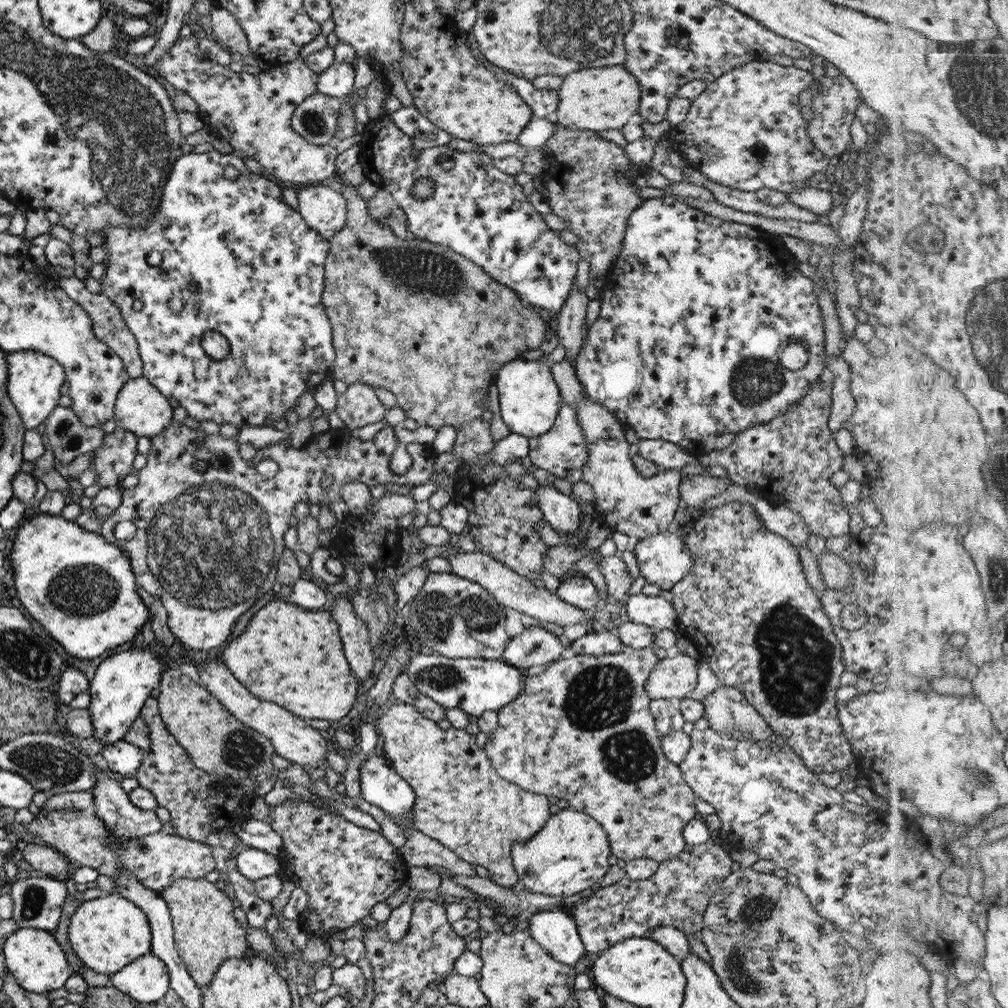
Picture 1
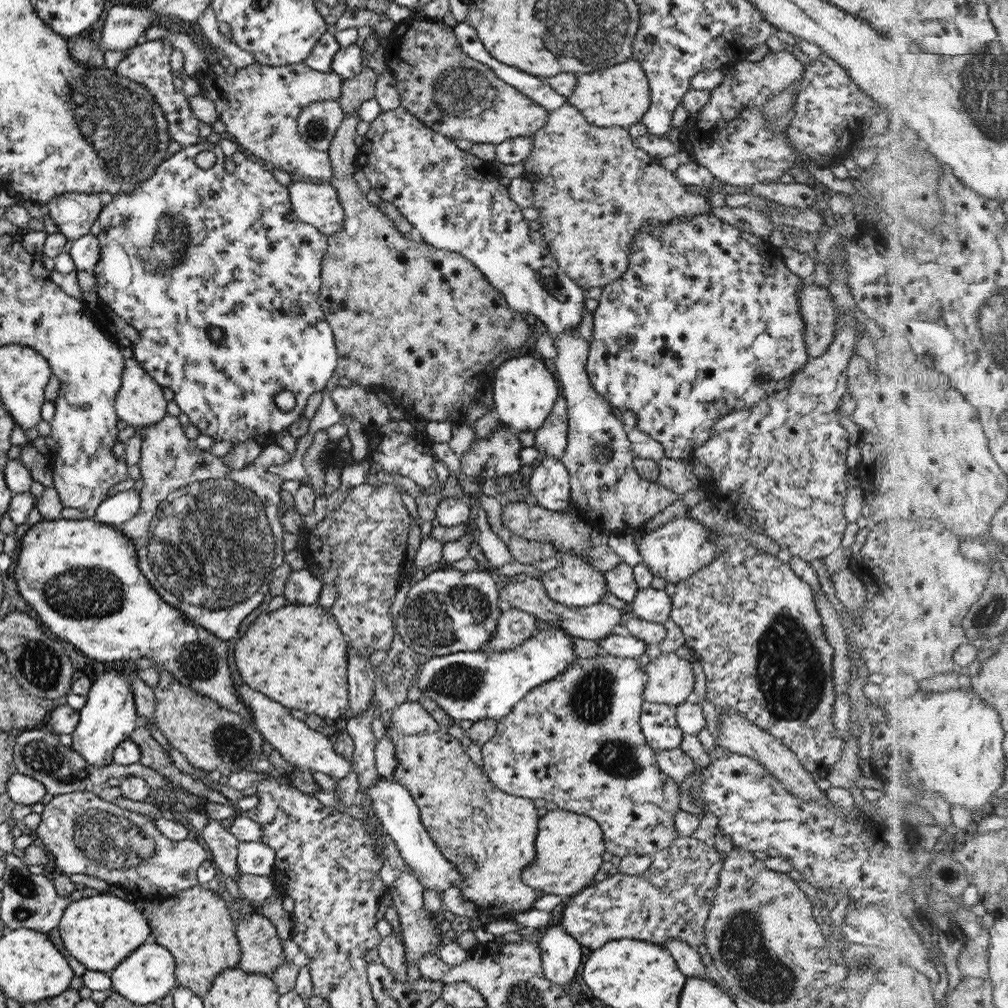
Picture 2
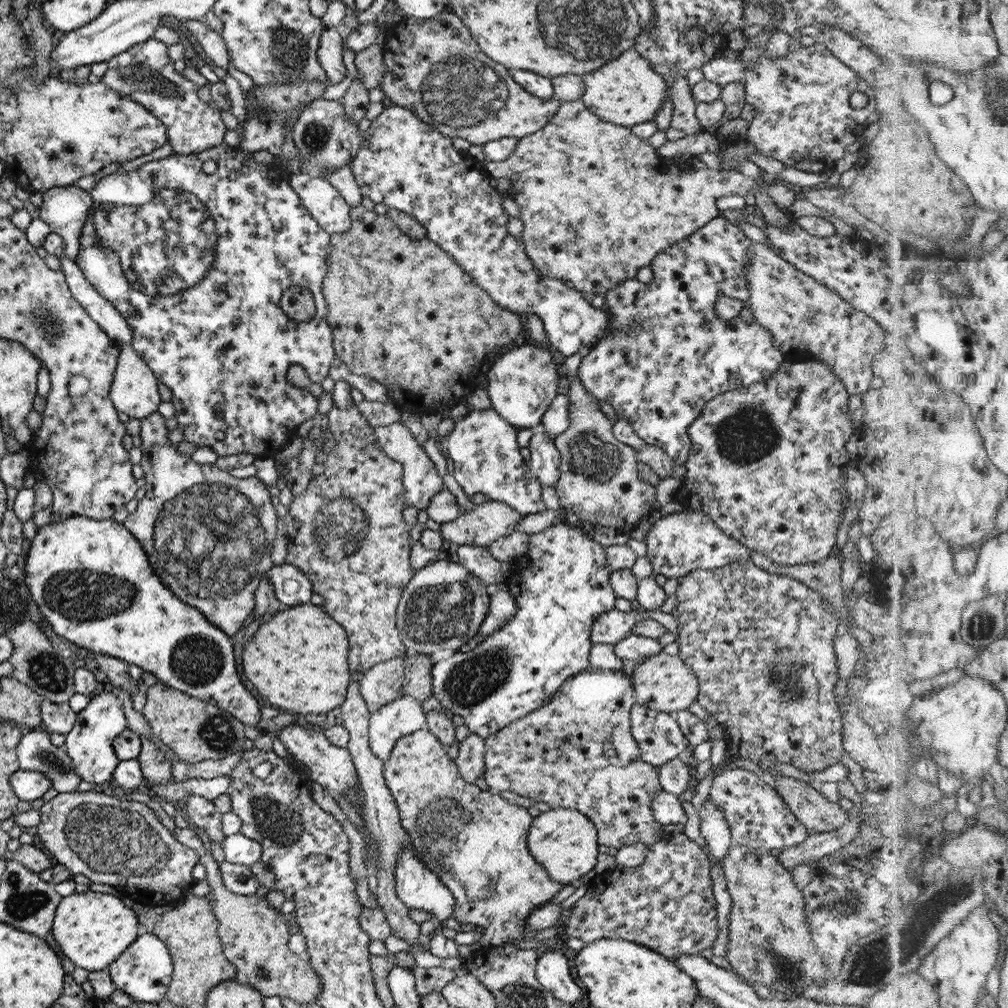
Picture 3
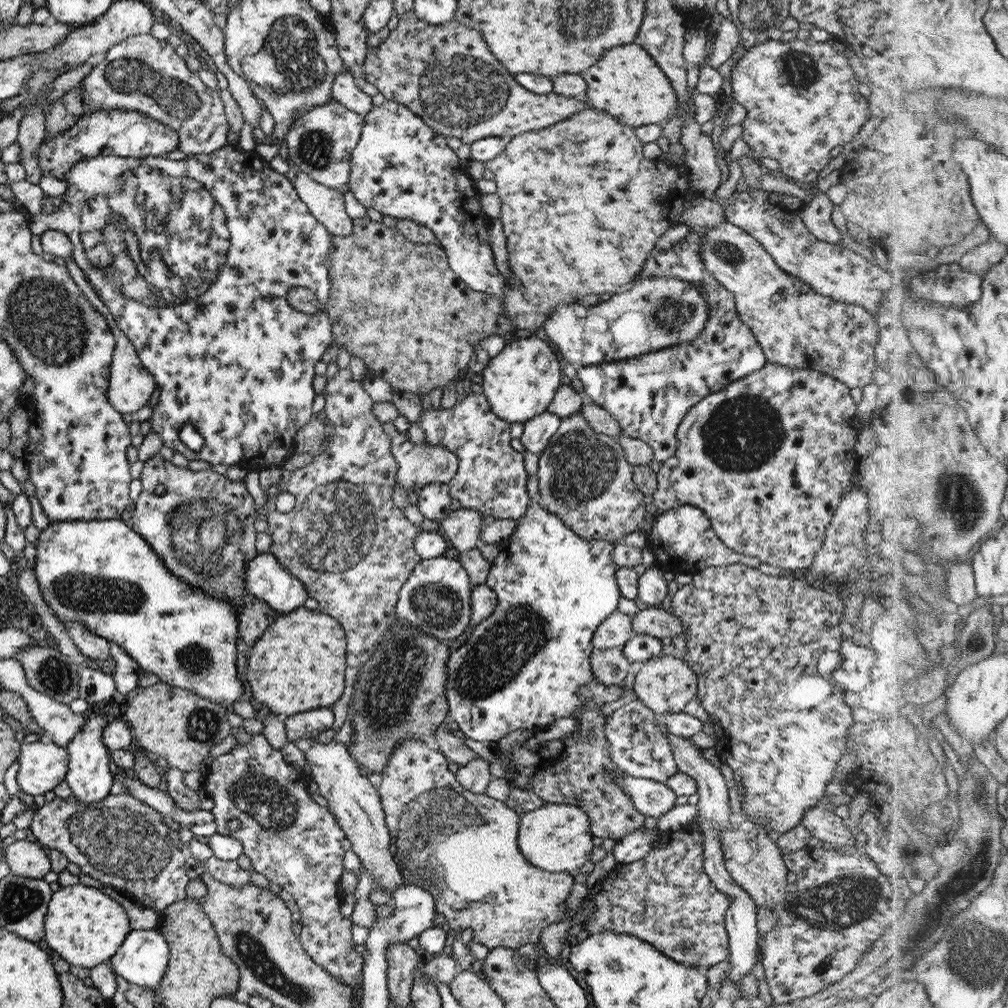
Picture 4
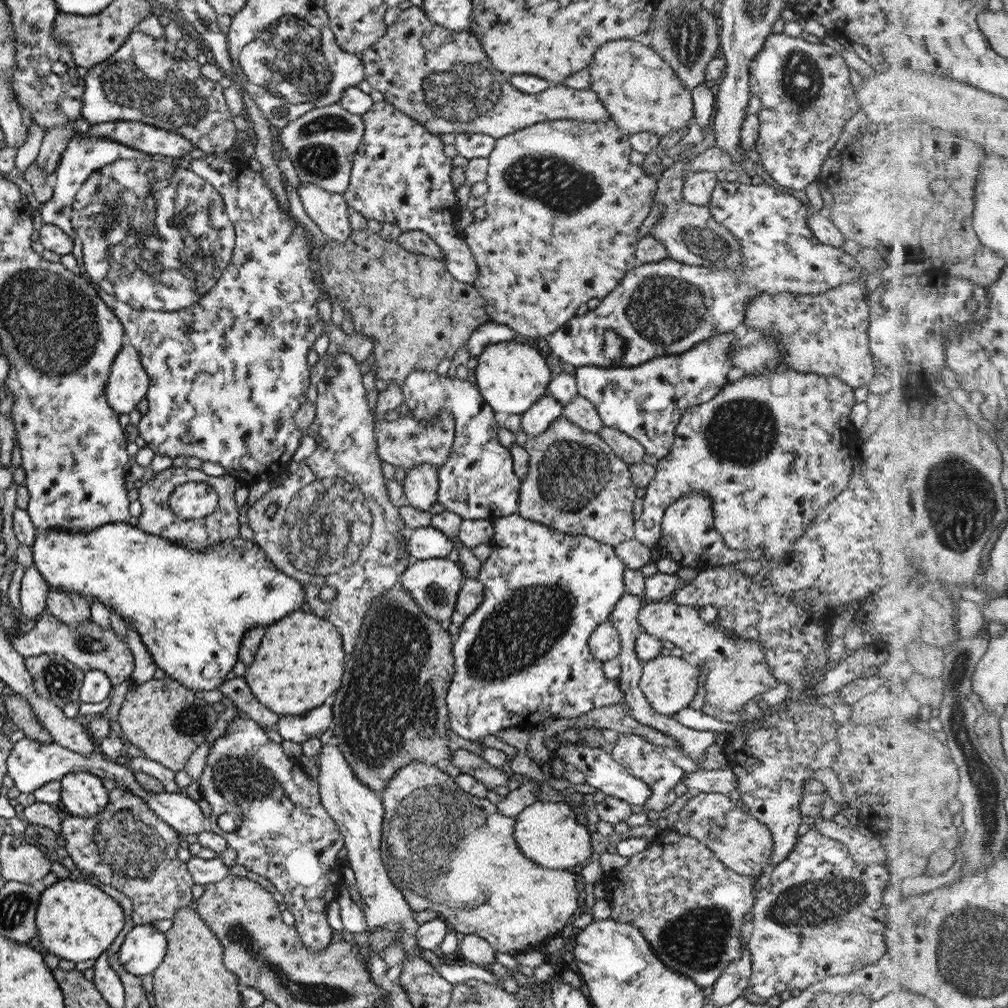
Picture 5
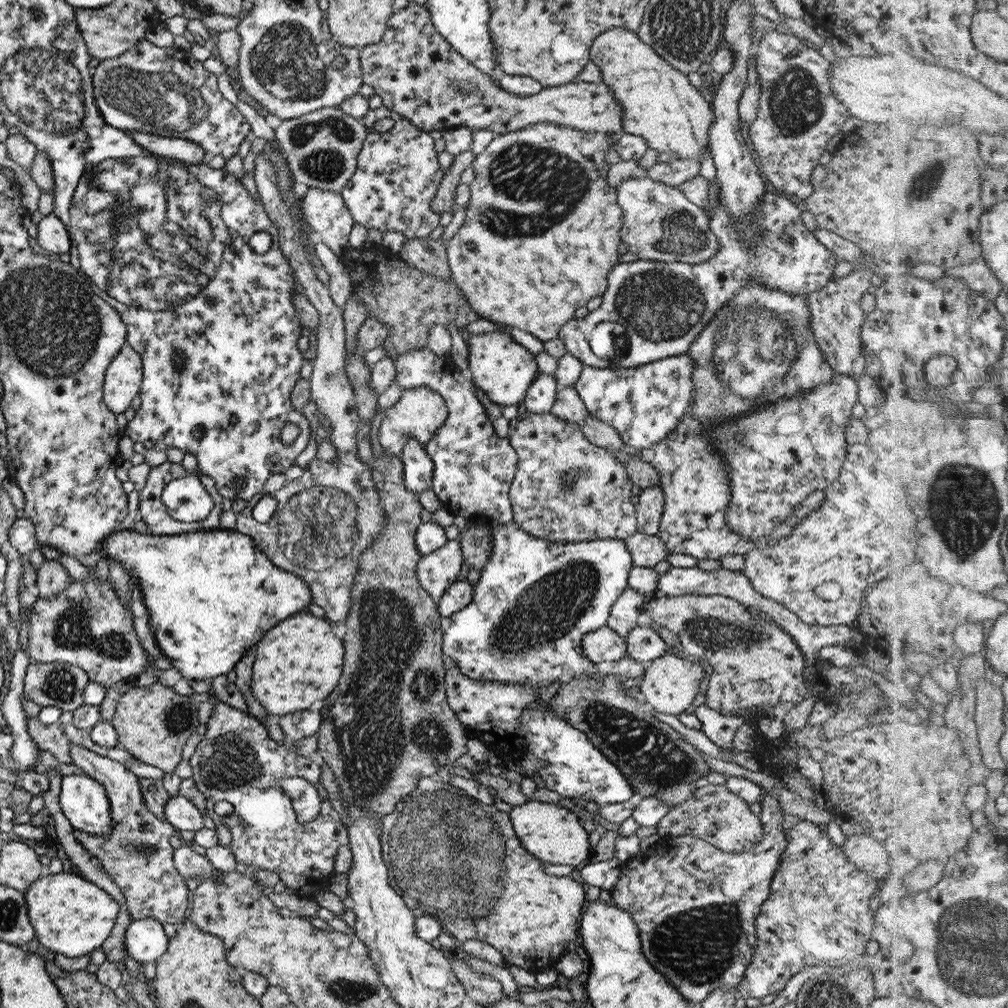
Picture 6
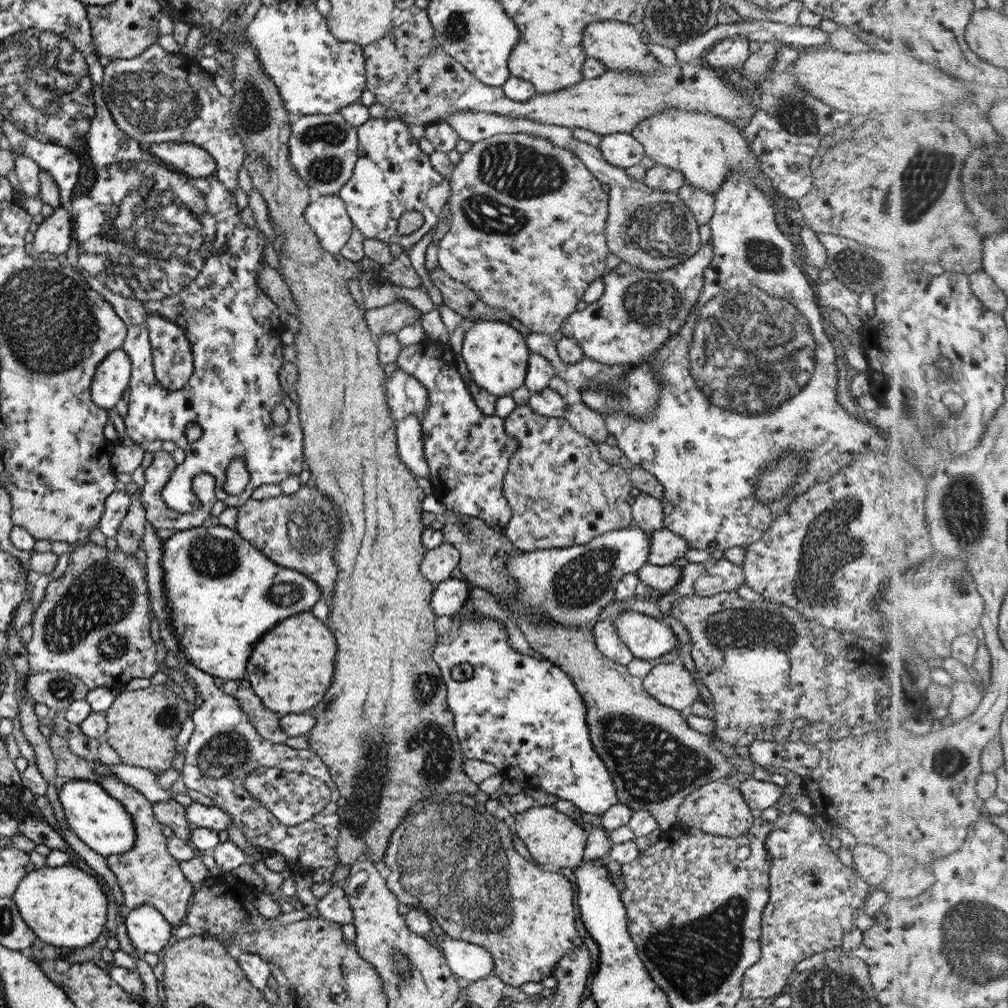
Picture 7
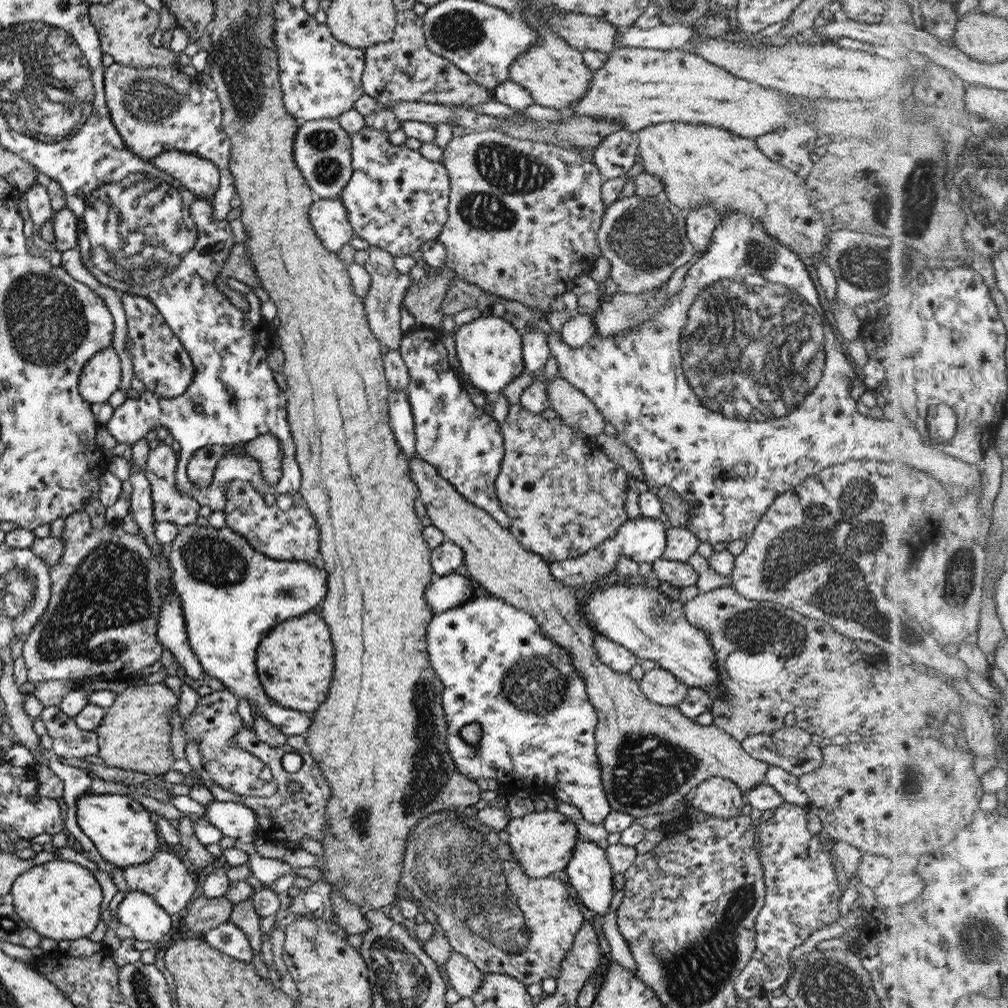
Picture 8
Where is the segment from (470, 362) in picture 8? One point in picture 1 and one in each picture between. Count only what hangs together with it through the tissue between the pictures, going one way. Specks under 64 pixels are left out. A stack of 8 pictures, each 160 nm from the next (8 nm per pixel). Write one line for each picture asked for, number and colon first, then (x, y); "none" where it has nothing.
1: (528, 399)
2: (524, 391)
3: (522, 382)
4: (516, 391)
5: (510, 377)
6: (502, 369)
7: (495, 354)

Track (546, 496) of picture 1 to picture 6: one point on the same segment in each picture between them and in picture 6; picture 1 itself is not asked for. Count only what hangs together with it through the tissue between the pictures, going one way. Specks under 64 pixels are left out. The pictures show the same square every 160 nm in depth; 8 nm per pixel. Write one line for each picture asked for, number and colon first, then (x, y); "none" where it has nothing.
2: (548, 484)
3: (543, 463)
4: (536, 432)
5: (544, 411)
6: (541, 393)

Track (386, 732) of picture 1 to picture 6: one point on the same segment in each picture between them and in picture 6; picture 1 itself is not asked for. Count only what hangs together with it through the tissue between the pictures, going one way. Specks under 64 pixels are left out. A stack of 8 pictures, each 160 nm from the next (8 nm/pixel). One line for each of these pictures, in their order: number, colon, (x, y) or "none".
2: (488, 835)
3: (474, 840)
4: (461, 847)
5: (447, 851)
6: (502, 897)

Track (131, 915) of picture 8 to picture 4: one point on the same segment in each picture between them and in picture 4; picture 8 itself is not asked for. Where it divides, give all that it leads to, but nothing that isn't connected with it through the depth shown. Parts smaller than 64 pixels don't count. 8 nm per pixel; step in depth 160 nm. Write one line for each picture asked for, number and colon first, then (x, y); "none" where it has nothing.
4: (141, 960)
5: (143, 948)
6: (144, 940)
7: (147, 930)

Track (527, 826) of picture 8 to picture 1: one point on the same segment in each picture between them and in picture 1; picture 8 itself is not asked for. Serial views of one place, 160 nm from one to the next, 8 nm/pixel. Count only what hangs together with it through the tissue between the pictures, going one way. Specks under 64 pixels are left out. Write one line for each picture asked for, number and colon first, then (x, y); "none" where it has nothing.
1: (569, 853)
2: (567, 848)
3: (563, 841)
4: (553, 837)
5: (545, 832)
6: (553, 835)
7: (551, 837)

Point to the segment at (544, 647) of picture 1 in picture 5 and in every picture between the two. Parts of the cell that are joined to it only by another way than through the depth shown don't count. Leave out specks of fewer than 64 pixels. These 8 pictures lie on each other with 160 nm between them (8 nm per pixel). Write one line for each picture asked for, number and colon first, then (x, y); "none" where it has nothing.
2: (514, 626)
3: (501, 608)
4: (482, 599)
5: (470, 594)

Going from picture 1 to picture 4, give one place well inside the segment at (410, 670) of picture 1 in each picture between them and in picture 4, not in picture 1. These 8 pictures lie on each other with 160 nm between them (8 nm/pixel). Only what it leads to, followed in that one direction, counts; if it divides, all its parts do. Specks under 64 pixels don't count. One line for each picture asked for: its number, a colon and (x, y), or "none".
2: (477, 685)
3: (560, 585)
4: (527, 664)

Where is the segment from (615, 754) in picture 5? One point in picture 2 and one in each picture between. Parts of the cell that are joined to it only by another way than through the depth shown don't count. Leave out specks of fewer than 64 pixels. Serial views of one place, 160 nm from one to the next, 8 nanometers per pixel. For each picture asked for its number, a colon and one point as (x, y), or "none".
2: (657, 721)
3: (657, 734)
4: (636, 746)

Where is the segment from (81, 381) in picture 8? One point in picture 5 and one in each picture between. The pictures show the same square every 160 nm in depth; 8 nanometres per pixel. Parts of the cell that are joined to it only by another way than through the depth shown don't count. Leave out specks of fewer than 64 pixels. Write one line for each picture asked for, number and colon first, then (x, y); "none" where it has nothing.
5: (127, 383)
6: (123, 375)
7: (111, 377)

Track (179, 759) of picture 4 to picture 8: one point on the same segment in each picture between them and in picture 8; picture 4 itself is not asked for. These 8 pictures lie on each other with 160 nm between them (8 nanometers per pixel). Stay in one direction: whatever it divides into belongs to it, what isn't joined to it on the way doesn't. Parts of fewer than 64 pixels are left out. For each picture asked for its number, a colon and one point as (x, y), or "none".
5: (166, 721)
6: (152, 723)
7: (142, 725)
8: (133, 735)

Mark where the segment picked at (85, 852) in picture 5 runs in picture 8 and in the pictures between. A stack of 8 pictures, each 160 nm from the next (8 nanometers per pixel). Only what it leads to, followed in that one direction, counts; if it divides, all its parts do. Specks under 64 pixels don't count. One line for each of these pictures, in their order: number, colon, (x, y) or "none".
6: (135, 854)
7: (146, 874)
8: (165, 878)

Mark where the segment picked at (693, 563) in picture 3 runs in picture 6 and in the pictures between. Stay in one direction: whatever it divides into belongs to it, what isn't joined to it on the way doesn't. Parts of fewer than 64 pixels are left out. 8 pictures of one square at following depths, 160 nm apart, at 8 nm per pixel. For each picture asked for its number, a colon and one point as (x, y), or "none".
4: (681, 539)
5: (687, 536)
6: (758, 347)

